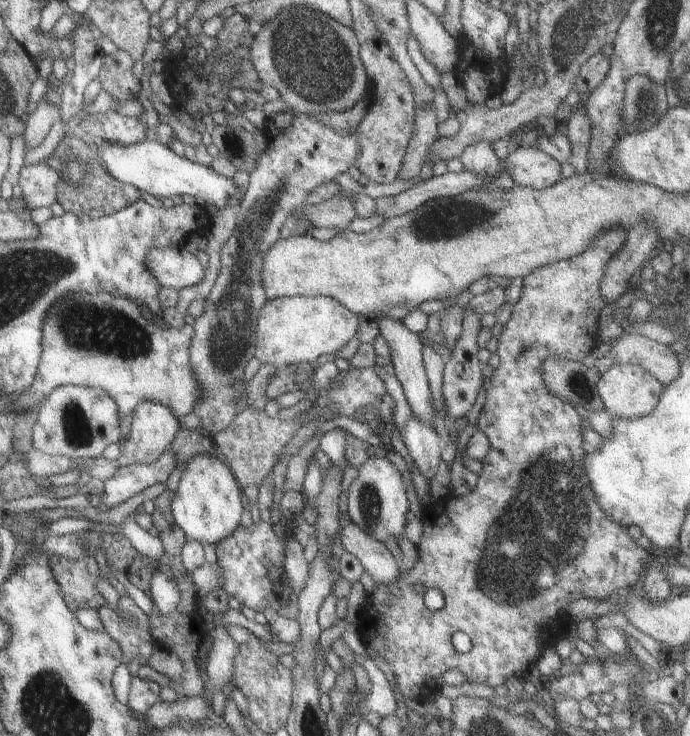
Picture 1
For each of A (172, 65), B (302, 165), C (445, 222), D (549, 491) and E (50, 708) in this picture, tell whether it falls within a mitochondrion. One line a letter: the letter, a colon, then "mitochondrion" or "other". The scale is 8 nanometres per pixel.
A: other
B: mitochondrion
C: mitochondrion
D: mitochondrion
E: mitochondrion

